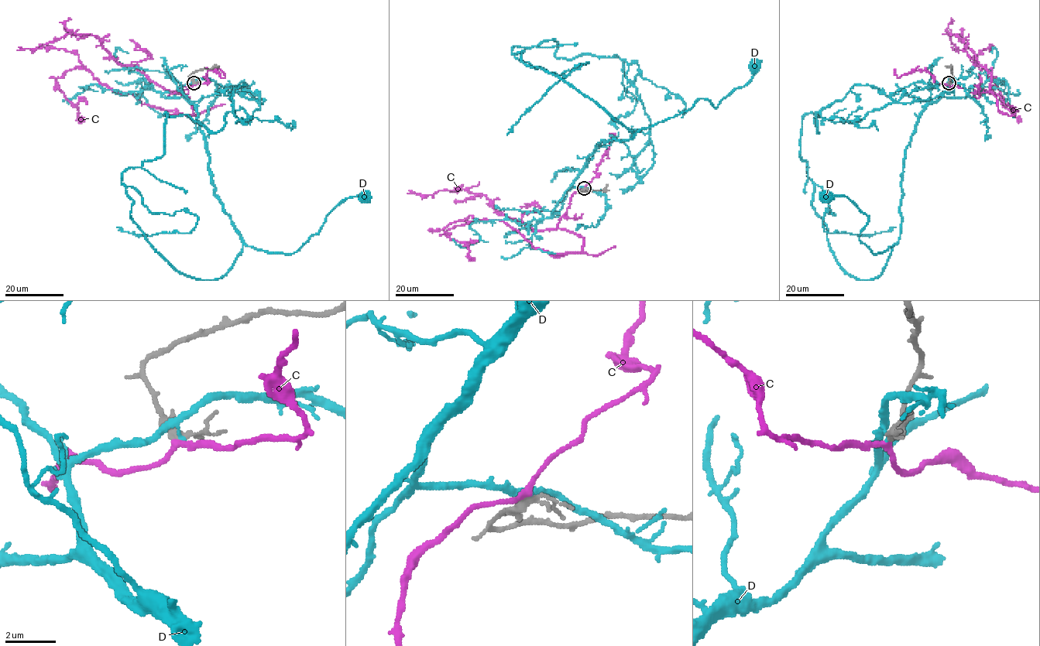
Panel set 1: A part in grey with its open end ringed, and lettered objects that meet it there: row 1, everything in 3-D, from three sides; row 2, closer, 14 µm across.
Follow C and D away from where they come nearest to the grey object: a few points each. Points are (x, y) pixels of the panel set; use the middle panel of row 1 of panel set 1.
C: (584, 188), (557, 227), (582, 237), (579, 252), (553, 256), (484, 218), (446, 232), (475, 259)
D: (585, 188), (572, 184), (602, 140), (630, 138), (688, 110), (700, 97), (715, 108), (751, 79), (756, 65)

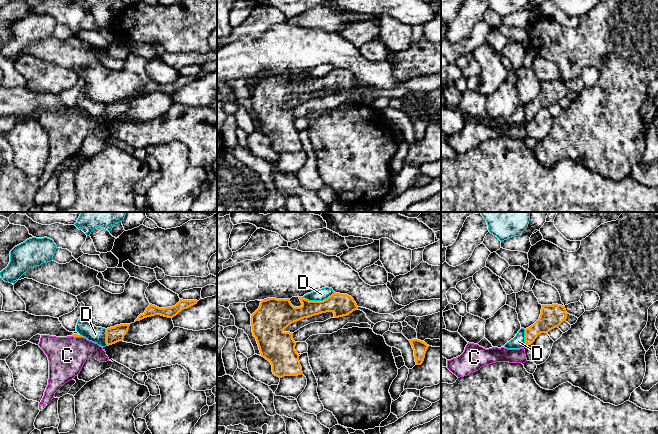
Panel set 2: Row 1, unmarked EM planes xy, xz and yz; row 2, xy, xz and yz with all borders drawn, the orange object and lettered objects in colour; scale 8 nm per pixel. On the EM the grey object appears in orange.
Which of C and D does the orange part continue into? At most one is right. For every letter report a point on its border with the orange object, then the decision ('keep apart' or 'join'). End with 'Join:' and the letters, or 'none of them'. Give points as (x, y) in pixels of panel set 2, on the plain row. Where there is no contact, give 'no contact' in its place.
C: xy (78, 112) | join
D: xz (318, 77) | keep apart
Join: C

